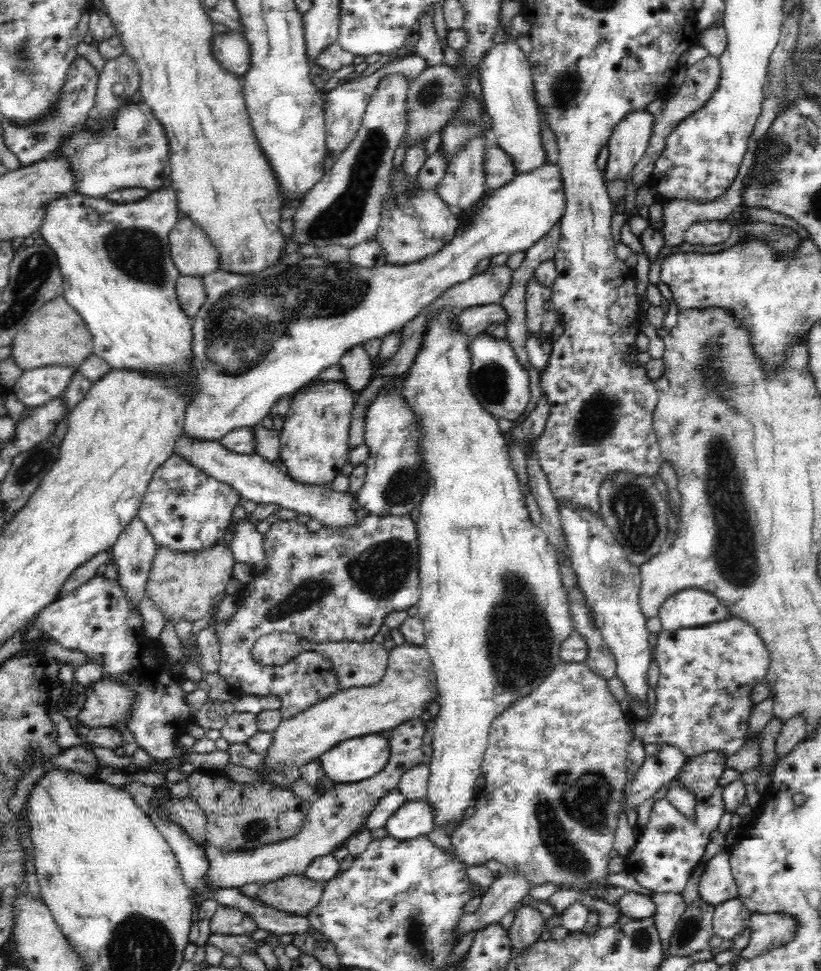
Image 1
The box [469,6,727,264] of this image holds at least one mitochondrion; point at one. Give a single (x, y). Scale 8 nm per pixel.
(565, 86)

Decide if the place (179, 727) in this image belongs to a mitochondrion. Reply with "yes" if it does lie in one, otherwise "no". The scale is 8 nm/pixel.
no

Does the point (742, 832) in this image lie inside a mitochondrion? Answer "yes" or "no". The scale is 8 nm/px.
no

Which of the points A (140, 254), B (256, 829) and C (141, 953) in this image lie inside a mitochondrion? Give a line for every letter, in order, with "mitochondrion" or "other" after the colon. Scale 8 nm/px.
A: mitochondrion
B: mitochondrion
C: mitochondrion

